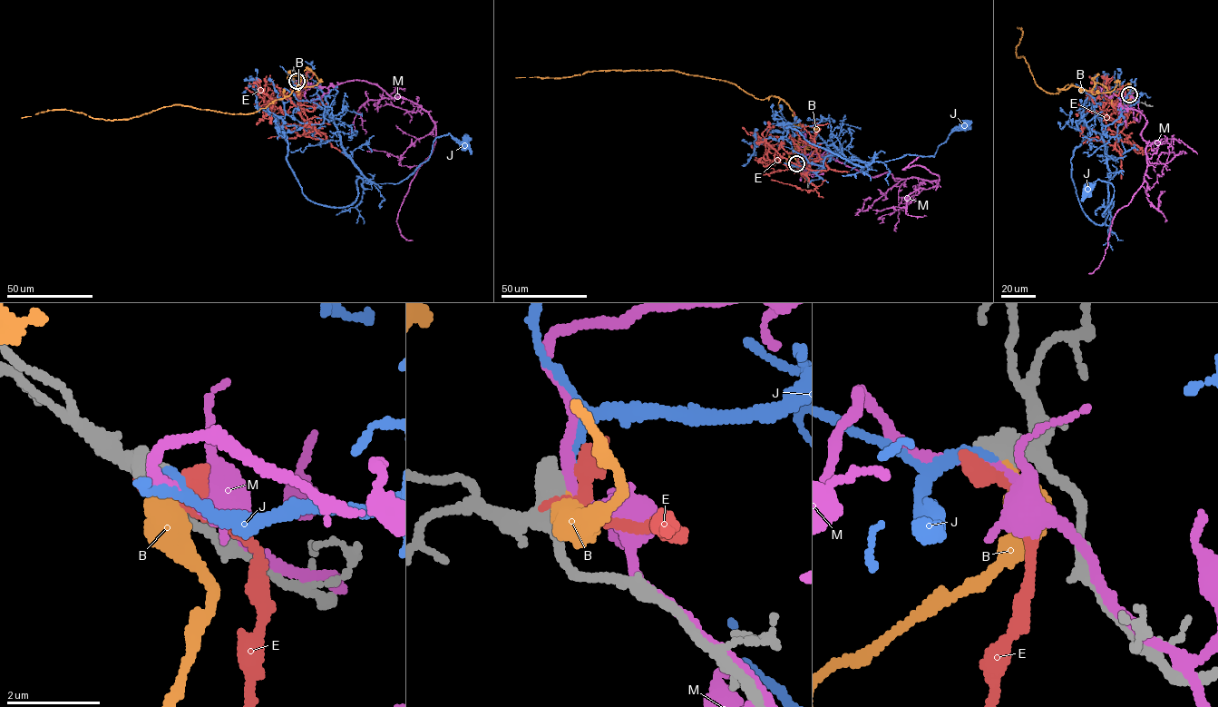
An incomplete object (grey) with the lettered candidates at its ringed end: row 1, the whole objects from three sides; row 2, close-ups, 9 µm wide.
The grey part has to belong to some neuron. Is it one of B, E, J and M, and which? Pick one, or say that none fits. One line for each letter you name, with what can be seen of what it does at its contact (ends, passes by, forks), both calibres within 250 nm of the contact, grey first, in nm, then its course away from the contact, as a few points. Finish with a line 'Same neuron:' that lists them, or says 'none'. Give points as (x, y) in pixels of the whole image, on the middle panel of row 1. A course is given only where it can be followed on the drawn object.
J: it ends | 420/200 nm | via (796, 164), (824, 157), (833, 143), (846, 159), (869, 163), (905, 154), (934, 156), (962, 125)
Same neuron: J

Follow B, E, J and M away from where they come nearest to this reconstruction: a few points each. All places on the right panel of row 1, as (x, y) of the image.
B: (1130, 94), (1115, 105), (1097, 83), (1091, 92), (1044, 91), (1016, 55), (1018, 27)
E: (1130, 95), (1117, 133), (1114, 122), (1086, 96), (1101, 92), (1114, 101), (1125, 88), (1131, 104)
J: (1130, 94), (1120, 115), (1102, 135), (1109, 172), (1104, 216), (1114, 193), (1113, 185), (1098, 179), (1087, 191)
M: (1130, 94), (1118, 106), (1146, 120), (1146, 171), (1088, 273)

